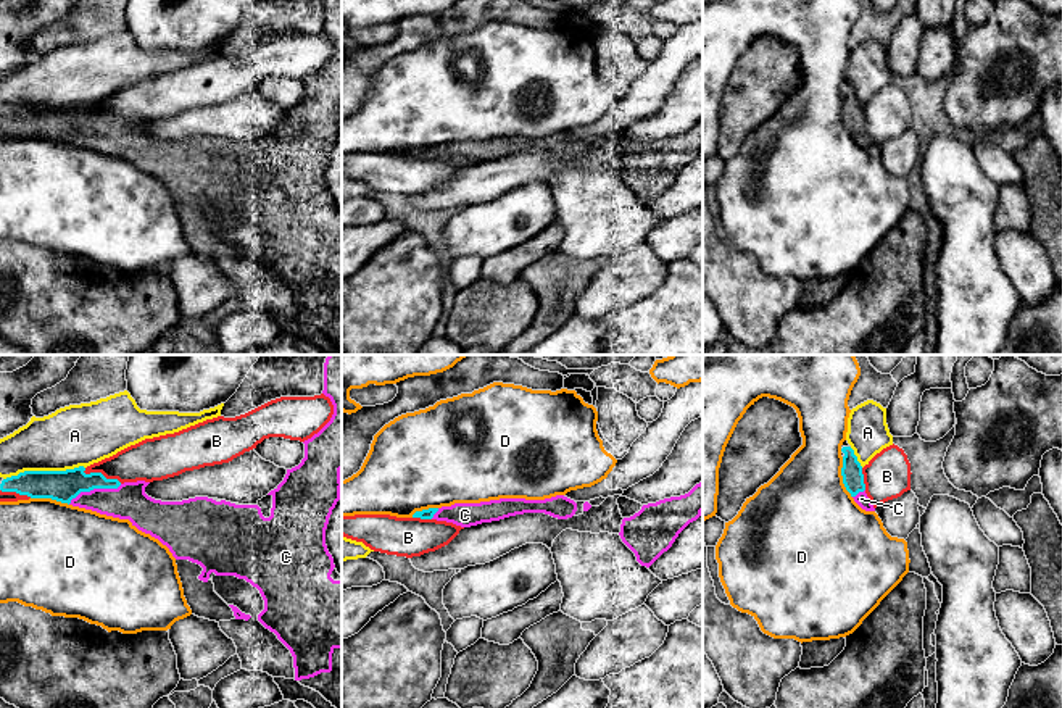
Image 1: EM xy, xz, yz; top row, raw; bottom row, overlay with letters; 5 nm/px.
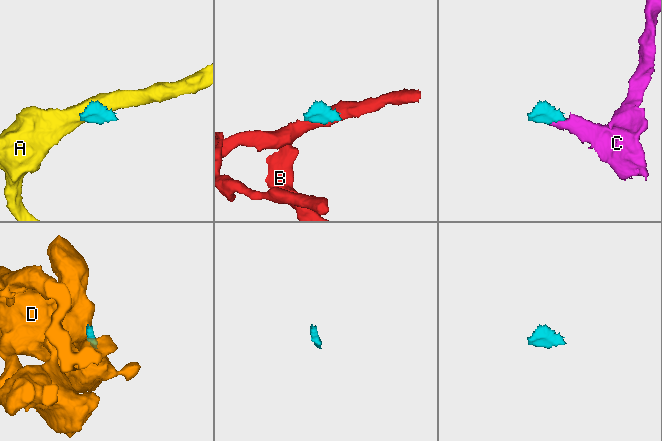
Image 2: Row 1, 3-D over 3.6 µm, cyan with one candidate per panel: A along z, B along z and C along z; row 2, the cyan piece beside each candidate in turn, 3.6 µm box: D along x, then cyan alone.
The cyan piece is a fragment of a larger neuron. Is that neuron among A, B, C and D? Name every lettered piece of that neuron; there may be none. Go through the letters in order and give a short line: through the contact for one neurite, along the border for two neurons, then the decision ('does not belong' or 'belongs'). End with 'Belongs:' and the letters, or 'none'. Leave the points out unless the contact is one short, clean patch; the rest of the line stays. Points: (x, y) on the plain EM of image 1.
A: does not belong
B: does not belong
C: line xy (63, 124), (94, 126), (102, 134), (129, 139); belongs
D: does not belong
Belongs: C

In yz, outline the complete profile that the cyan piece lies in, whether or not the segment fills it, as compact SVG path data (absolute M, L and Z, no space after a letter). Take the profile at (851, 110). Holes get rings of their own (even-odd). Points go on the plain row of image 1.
M843 85L841 90L844 92L841 115L846 129L862 148L875 150L870 137L865 132L862 105L857 100L854 89L851 85Z

